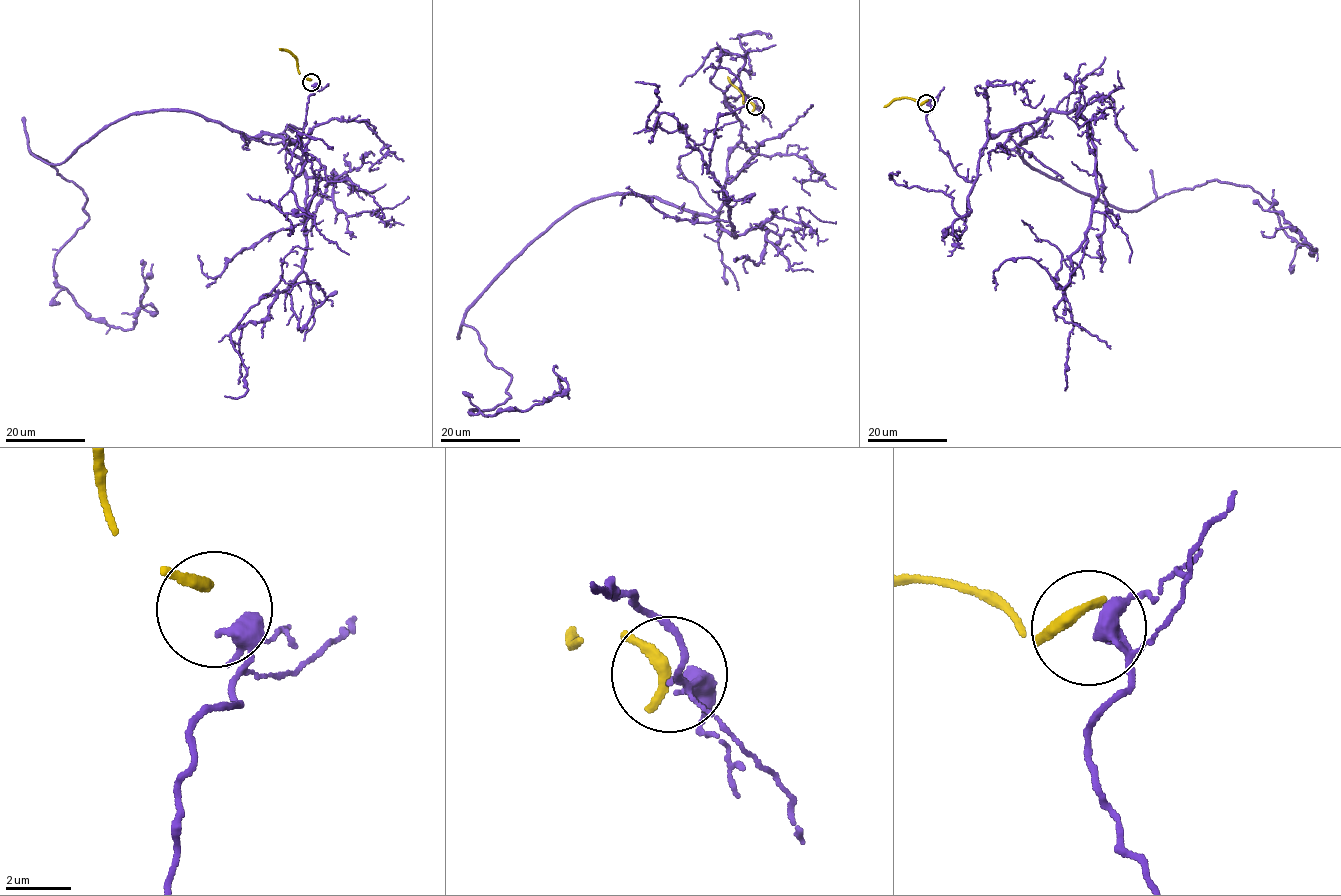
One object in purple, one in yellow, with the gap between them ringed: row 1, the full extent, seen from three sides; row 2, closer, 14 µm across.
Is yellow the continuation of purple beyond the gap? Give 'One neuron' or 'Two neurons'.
One neuron

